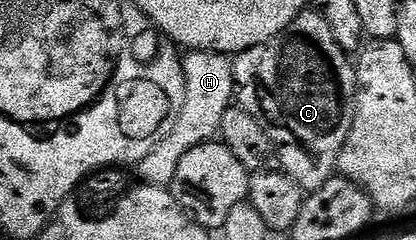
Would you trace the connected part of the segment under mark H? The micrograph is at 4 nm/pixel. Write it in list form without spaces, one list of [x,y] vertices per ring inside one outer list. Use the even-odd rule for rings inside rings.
[[[191,50],[183,58],[183,75],[186,79],[186,99],[174,130],[138,163],[143,177],[141,180],[153,186],[171,186],[182,156],[198,145],[211,142],[219,134],[222,116],[231,108],[235,98],[232,61],[225,54]]]

